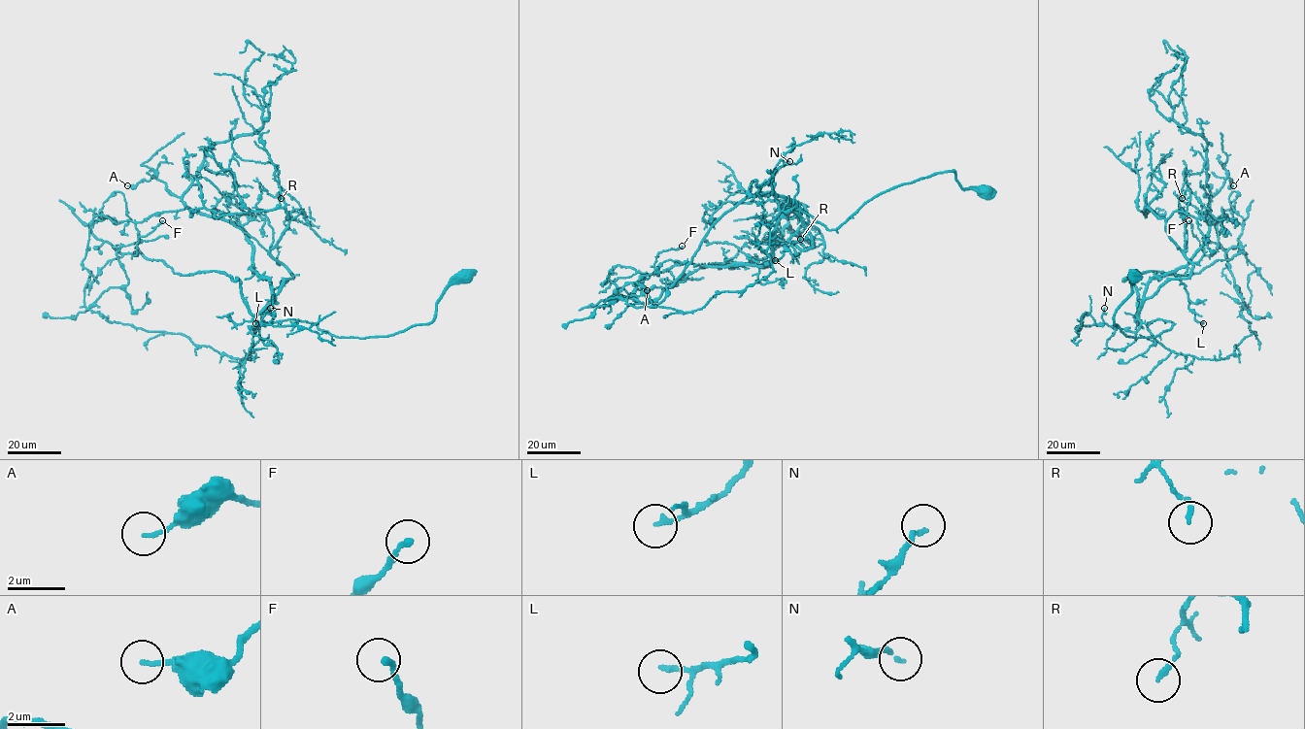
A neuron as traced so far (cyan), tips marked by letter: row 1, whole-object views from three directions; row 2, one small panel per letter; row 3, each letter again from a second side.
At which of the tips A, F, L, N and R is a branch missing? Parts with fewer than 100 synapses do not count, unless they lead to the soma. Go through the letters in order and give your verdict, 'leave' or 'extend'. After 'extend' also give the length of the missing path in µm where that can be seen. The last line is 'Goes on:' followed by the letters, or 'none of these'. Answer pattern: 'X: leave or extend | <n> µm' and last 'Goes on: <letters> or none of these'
A: leave
F: leave
L: leave
N: leave
R: leave
Goes on: none of these

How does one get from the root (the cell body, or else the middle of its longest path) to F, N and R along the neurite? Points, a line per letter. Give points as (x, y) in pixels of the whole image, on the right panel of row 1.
F: (1134, 277), (1114, 322), (1169, 330), (1139, 307), (1200, 248), (1209, 209), (1217, 250), (1188, 220)
N: (1134, 277), (1114, 322), (1134, 338), (1171, 328), (1159, 319), (1136, 332), (1109, 325), (1104, 308)
R: (1134, 277), (1114, 322), (1134, 338), (1169, 330), (1139, 306), (1189, 276), (1166, 229), (1182, 198)

